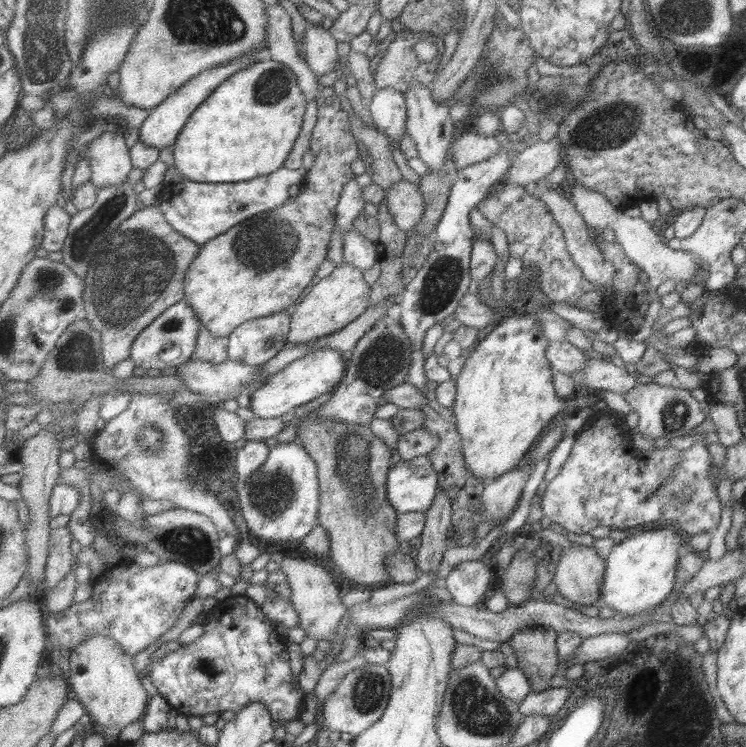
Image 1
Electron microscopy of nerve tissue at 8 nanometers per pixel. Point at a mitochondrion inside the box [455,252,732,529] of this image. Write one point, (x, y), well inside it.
(675, 414)

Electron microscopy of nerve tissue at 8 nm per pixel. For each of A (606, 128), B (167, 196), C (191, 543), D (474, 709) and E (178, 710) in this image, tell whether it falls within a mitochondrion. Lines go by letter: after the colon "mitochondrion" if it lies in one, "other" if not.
A: mitochondrion
B: other
C: mitochondrion
D: mitochondrion
E: other

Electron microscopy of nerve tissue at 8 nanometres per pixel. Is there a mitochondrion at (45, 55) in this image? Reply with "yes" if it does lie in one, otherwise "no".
yes

